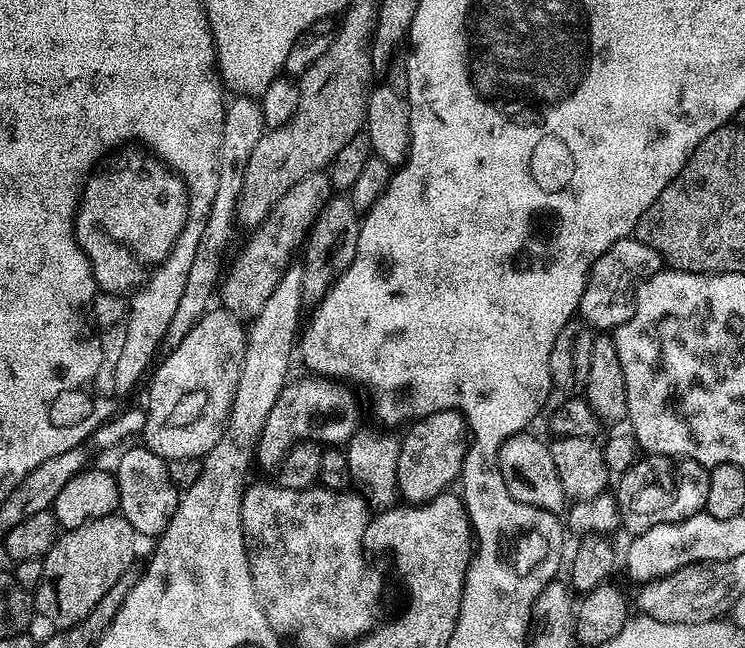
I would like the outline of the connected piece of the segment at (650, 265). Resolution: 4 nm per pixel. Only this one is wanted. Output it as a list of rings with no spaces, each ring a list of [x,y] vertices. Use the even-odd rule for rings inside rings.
[[[629,238],[614,242],[598,262],[594,262],[584,288],[579,315],[593,330],[615,330],[622,327],[634,314],[636,291],[644,280],[665,267],[663,258],[641,240]],[[609,328],[609,329],[608,329]]]

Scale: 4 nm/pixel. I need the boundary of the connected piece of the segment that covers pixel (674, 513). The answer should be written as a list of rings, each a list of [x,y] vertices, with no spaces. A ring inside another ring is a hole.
[[[646,454],[639,457],[630,470],[619,475],[617,488],[614,488],[616,503],[619,506],[621,525],[635,536],[656,524],[682,521],[704,509],[707,491],[710,490],[709,469],[693,460],[678,460],[673,457]]]

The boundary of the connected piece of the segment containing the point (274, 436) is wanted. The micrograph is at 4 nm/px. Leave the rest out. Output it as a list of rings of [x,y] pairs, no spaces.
[[[308,379],[312,380],[300,380],[297,384],[289,382],[278,394],[278,402],[274,402],[274,410],[270,410],[270,418],[266,418],[266,426],[256,443],[254,460],[257,465],[279,469],[288,452],[297,444],[319,442],[324,446],[344,446],[356,435],[356,419],[360,412],[356,409],[355,400],[340,389],[343,387],[327,379]]]

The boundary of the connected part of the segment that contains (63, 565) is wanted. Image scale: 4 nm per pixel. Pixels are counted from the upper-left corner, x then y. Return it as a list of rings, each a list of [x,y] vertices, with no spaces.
[[[113,514],[106,518],[94,518],[94,522],[86,522],[86,526],[69,528],[63,534],[57,535],[56,541],[53,542],[52,548],[43,556],[44,565],[42,566],[42,578],[40,585],[34,589],[34,608],[37,613],[40,612],[53,625],[53,629],[72,628],[94,606],[98,606],[100,599],[106,595],[106,590],[122,578],[133,567],[132,559],[136,556],[136,543],[138,537],[136,531],[126,522],[126,518],[119,514]]]

